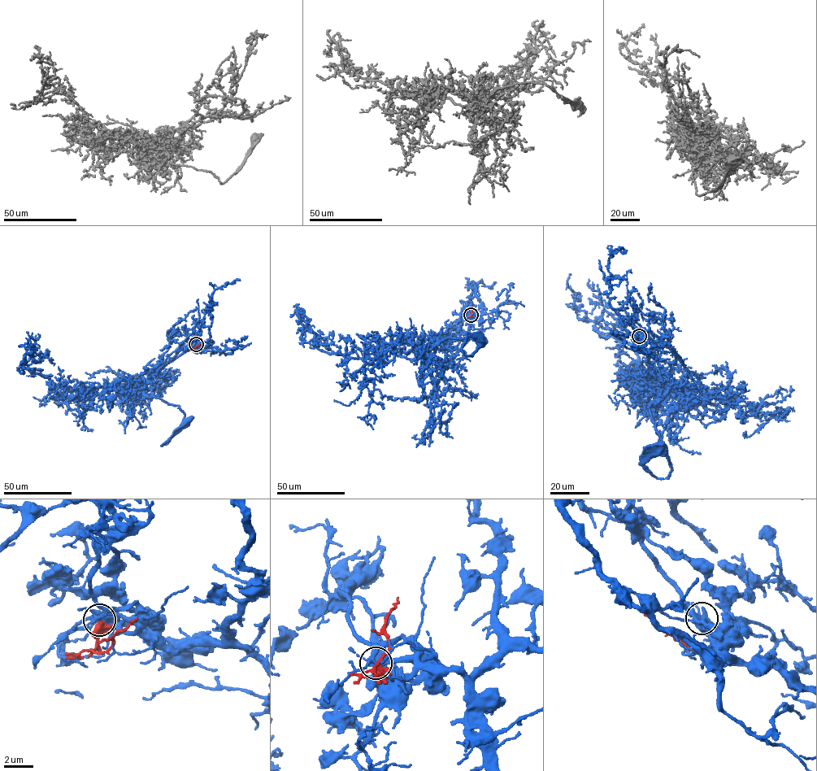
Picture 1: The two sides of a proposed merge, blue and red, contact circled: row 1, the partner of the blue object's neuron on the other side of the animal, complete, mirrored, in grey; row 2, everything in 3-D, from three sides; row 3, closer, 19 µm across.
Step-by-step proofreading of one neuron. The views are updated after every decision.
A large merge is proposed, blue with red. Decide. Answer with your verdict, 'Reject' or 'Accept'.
Reject

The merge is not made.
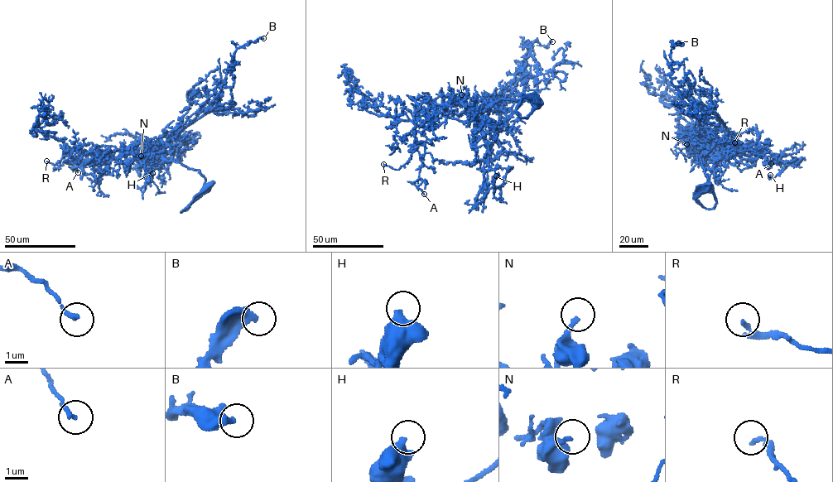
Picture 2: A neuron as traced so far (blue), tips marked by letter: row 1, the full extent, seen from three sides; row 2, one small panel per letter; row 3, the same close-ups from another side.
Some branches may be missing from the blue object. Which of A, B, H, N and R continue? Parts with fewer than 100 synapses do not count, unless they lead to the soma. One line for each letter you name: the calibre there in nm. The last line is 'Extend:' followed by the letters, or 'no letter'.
Extend: no letter

